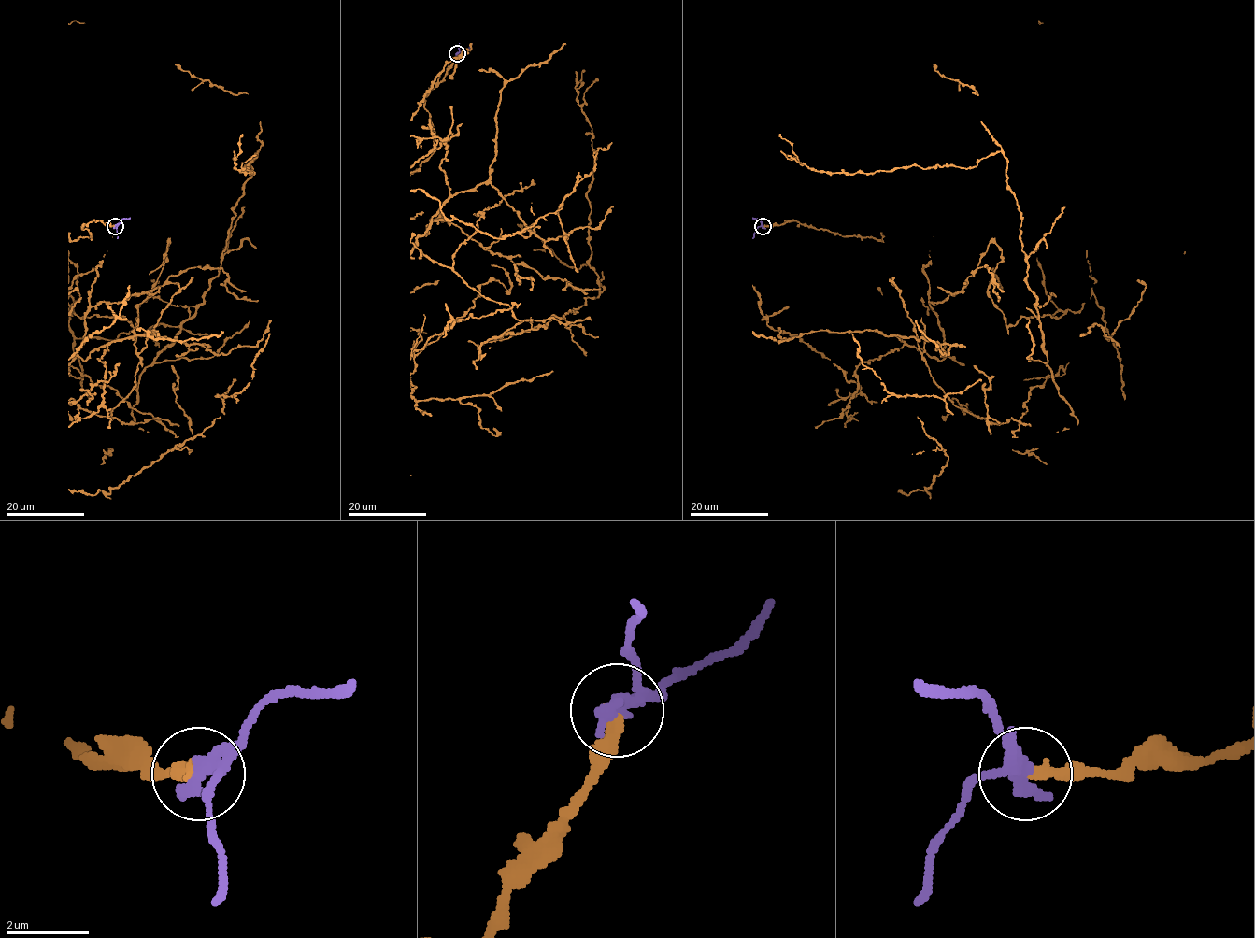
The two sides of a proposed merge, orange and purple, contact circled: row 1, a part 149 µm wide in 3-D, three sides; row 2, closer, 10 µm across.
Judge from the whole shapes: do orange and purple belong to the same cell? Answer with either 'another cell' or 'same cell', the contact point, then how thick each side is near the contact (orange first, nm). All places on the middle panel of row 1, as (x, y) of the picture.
another cell; place (457, 53); calibres 280 and 320 nm

